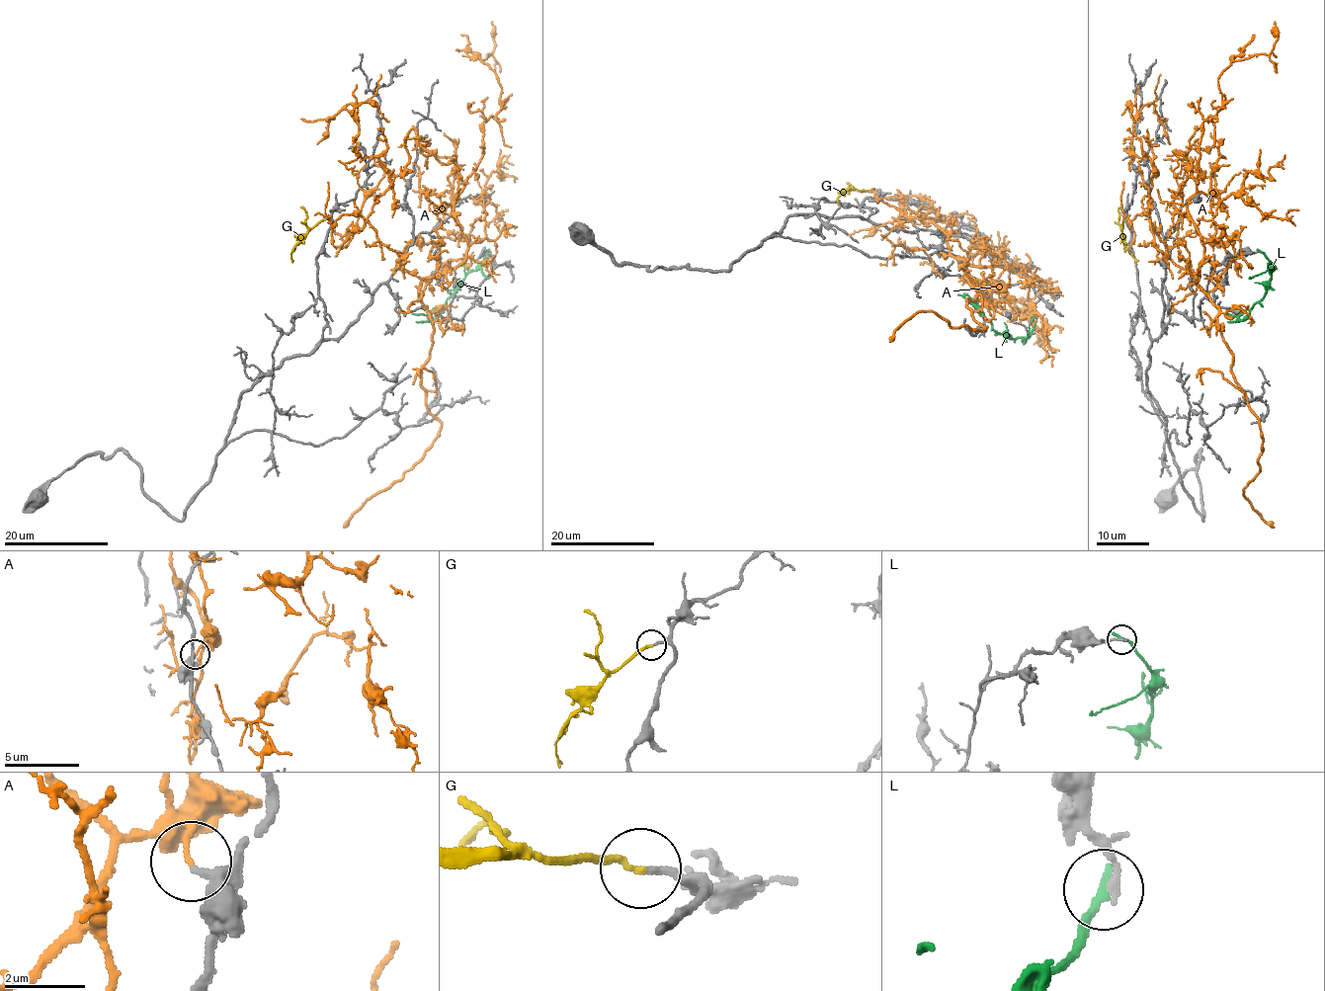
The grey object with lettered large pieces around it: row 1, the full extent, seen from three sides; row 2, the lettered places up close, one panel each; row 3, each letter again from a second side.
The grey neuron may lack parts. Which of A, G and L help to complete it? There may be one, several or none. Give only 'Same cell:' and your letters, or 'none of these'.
Same cell: G

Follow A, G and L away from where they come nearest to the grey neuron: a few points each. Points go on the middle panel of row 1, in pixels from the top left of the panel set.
A: (950, 217), (913, 216), (937, 225), (953, 256), (1014, 270), (999, 256), (1047, 289), (1028, 300), (1038, 342)
G: (869, 192), (844, 191), (837, 199), (839, 204)
L: (1033, 327), (1027, 338), (1006, 338), (998, 334), (975, 302), (966, 294), (957, 294)

